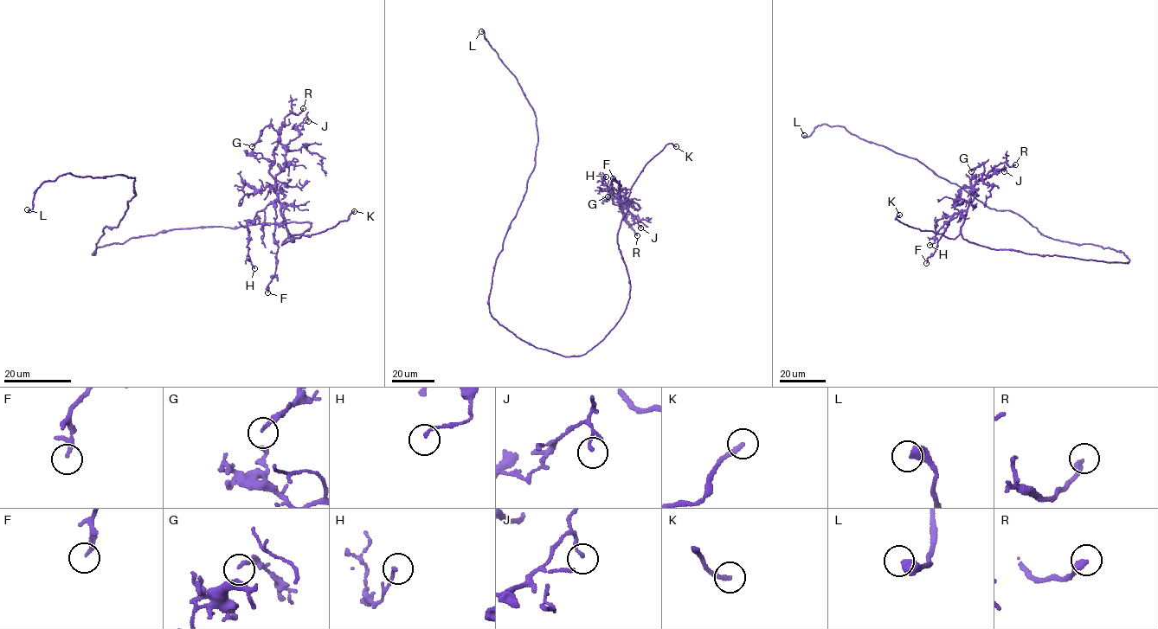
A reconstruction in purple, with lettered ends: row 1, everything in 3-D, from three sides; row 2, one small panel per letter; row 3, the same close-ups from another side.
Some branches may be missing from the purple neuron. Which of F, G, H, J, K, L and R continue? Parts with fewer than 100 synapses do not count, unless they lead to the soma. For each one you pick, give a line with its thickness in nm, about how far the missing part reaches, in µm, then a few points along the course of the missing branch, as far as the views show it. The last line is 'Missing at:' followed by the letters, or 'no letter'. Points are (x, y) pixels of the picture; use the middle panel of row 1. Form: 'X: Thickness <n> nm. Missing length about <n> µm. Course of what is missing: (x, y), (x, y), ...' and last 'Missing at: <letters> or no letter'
K: Thickness 220 nm. Missing length about 30 µm. Course of what is missing: (676, 146), (677, 144), (672, 138), (656, 135), (651, 130), (646, 132)
Missing at: K

